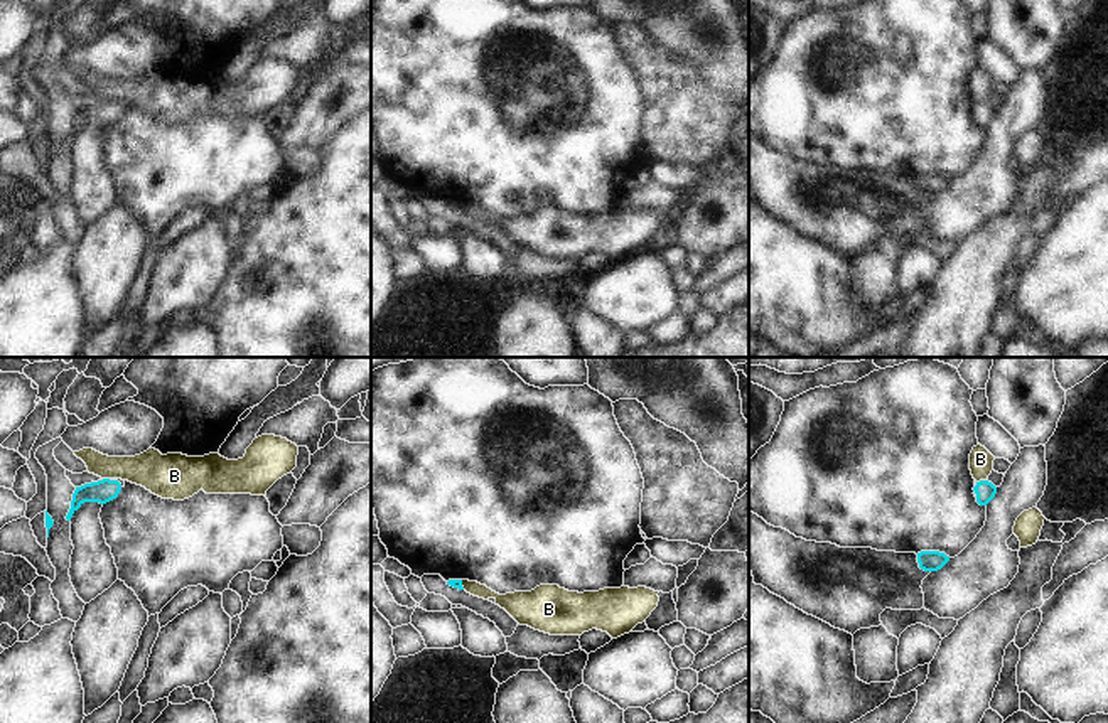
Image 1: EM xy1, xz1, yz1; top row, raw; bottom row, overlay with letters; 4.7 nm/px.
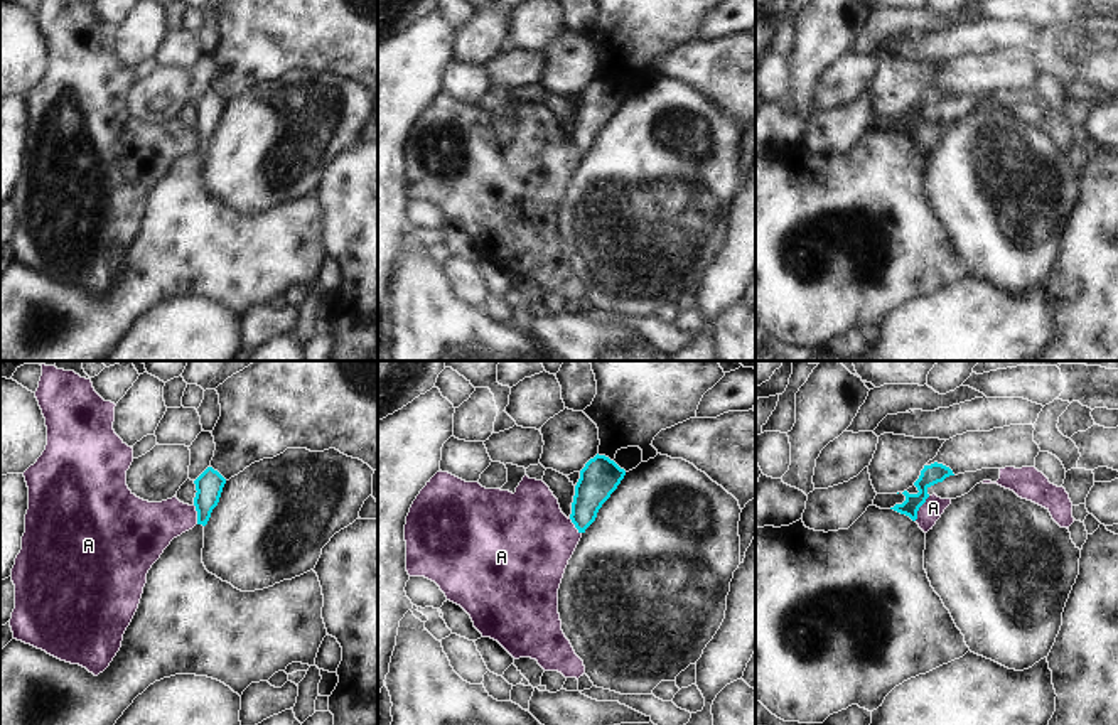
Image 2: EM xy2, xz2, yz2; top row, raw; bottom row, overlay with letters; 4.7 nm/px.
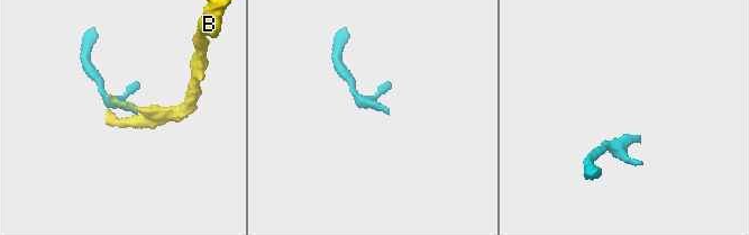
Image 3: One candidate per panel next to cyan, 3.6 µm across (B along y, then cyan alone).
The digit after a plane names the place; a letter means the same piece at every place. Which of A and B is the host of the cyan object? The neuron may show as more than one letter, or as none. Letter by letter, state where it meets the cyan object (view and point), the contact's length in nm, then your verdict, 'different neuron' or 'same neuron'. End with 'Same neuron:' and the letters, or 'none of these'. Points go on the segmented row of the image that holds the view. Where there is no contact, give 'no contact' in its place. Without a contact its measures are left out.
A: contact yz2 (919, 506); length 140 nm; different neuron
B: contact yz1 (980, 481); length 50 nm; different neuron
Same neuron: none of these

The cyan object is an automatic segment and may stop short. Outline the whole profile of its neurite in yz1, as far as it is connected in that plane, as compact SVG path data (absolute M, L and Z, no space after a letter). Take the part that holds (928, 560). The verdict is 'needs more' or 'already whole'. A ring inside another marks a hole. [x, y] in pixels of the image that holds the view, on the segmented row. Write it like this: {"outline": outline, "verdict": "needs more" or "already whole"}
{"outline": "M939 551L917 553L919 568L924 571L938 571L949 561L949 556Z", "verdict": "already whole"}

